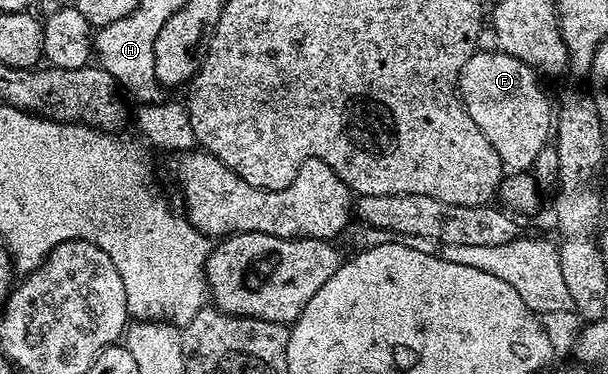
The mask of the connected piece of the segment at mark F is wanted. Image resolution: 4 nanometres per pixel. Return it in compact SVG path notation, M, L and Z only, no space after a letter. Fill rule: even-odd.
M496 50L478 51L460 70L458 94L468 115L499 153L502 166L515 173L530 170L551 139L555 115L541 82L536 68Z

